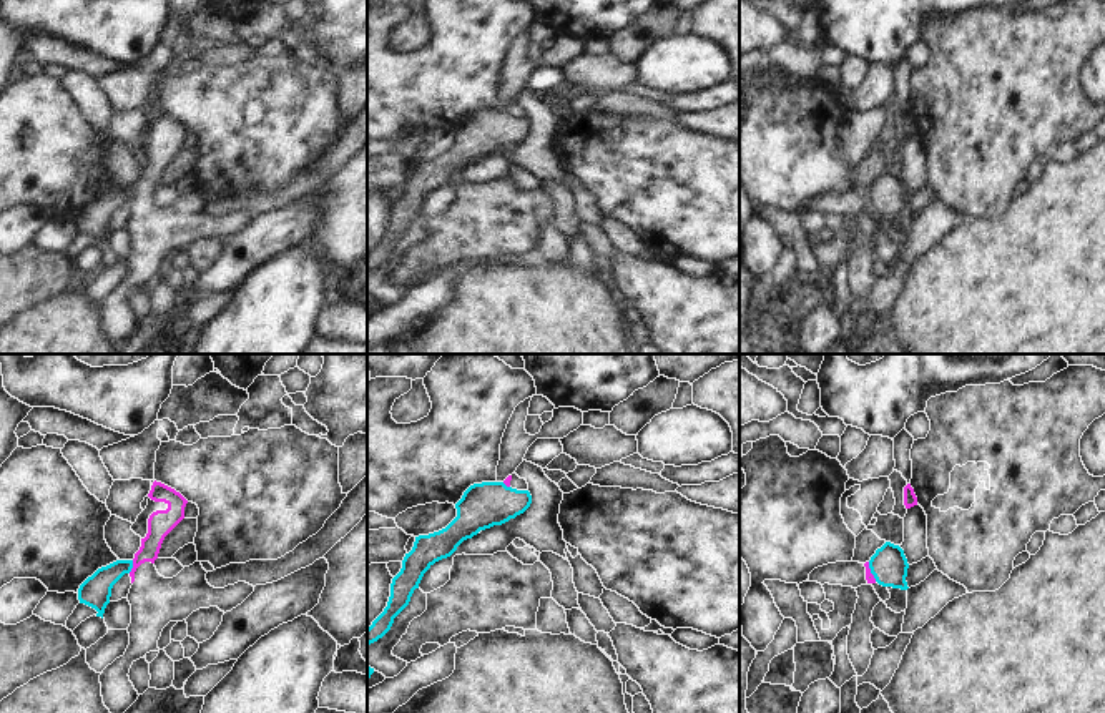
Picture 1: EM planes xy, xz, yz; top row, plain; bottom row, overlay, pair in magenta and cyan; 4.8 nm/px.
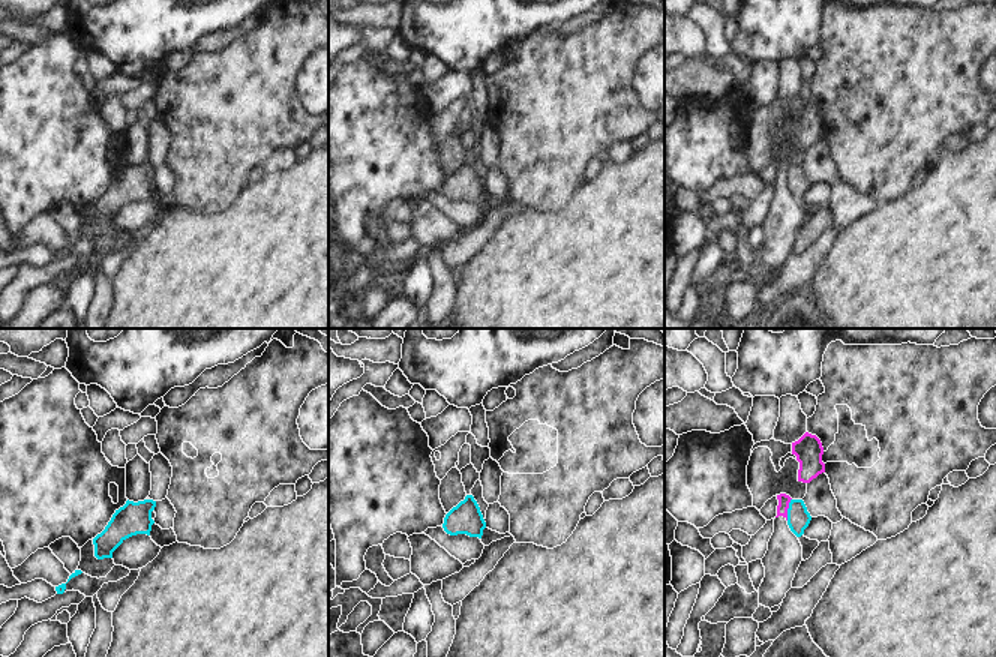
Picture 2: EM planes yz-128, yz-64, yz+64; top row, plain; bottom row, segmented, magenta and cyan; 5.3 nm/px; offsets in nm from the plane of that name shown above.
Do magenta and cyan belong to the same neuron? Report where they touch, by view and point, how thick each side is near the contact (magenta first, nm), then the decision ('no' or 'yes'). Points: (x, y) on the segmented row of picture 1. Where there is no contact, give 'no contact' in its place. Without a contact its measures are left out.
xy (133, 567) | 120/150 nm | no

